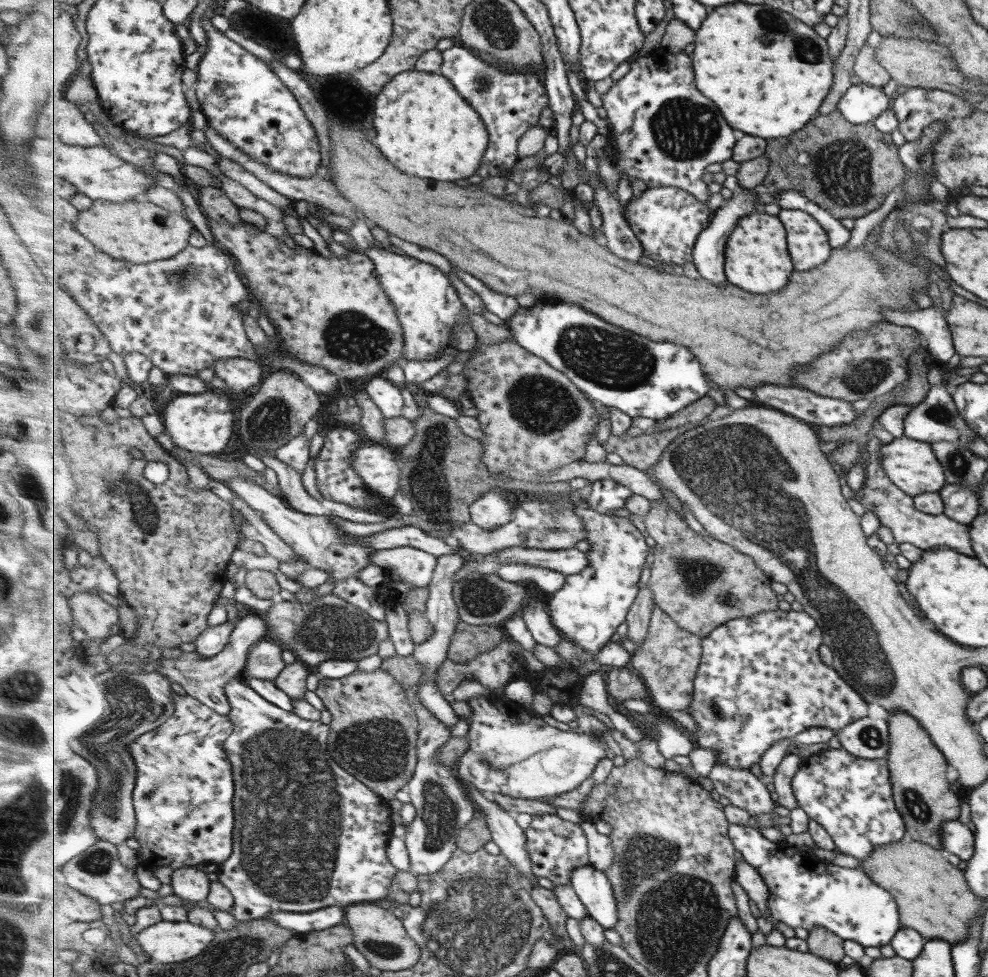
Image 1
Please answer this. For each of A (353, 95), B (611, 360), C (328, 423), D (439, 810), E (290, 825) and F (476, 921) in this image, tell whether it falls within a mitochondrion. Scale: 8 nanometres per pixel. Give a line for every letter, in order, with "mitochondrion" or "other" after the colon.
A: other
B: mitochondrion
C: other
D: mitochondrion
E: mitochondrion
F: mitochondrion

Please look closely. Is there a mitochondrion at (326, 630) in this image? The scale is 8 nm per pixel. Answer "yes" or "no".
yes

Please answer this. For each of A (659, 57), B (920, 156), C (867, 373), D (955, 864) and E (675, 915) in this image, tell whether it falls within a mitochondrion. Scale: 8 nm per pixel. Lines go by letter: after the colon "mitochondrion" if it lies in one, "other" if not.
A: other
B: mitochondrion
C: mitochondrion
D: other
E: mitochondrion

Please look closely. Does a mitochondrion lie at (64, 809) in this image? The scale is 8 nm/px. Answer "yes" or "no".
yes

